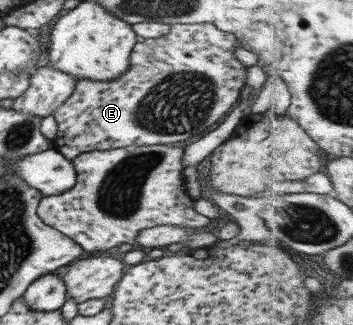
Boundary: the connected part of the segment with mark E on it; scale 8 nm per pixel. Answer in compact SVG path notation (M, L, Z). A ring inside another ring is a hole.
M211 22L170 25L170 30L164 36L136 42L130 52L128 69L118 79L108 82L94 82L85 79L75 81L72 95L60 107L56 108L54 114L52 114L54 121L56 121L56 137L50 141L52 148L56 149L64 158L70 161L72 158L76 158L78 154L92 152L92 150L110 150L130 145L150 146L172 144L172 142L182 143L182 140L189 139L194 134L200 134L200 132L208 130L214 122L218 122L226 112L230 111L230 108L238 102L245 90L245 67L243 63L234 58L236 54L235 46L236 38L230 33L218 30Z

